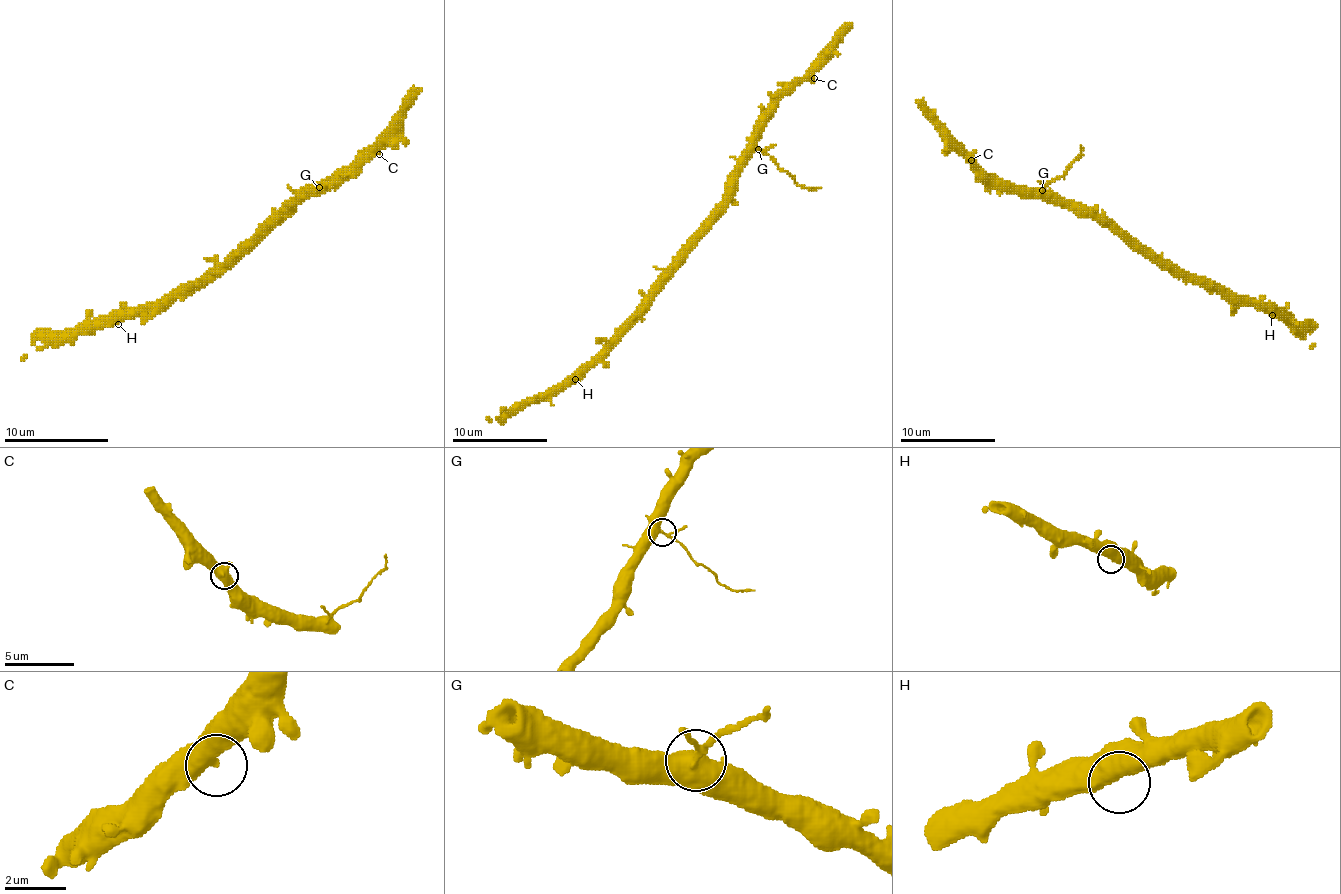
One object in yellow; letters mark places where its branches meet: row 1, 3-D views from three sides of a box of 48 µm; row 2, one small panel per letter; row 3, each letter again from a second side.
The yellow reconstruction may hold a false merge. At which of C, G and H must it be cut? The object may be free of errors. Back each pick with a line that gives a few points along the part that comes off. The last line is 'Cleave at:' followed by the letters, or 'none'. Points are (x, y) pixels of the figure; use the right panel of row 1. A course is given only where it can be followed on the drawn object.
G: Course of the part to remove: (1042, 191), (1062, 176), (1078, 157), (1081, 145)
Cleave at: G

